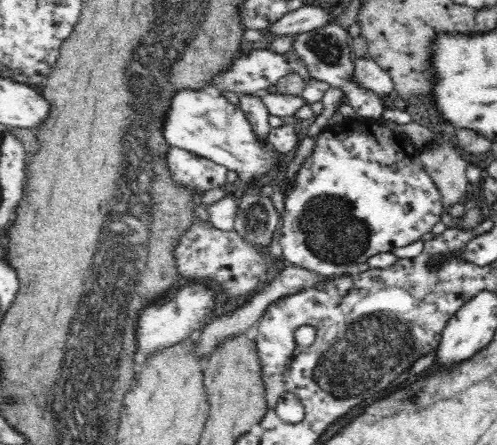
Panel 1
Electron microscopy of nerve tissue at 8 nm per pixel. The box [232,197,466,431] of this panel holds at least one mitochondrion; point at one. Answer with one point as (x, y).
(376, 345)

